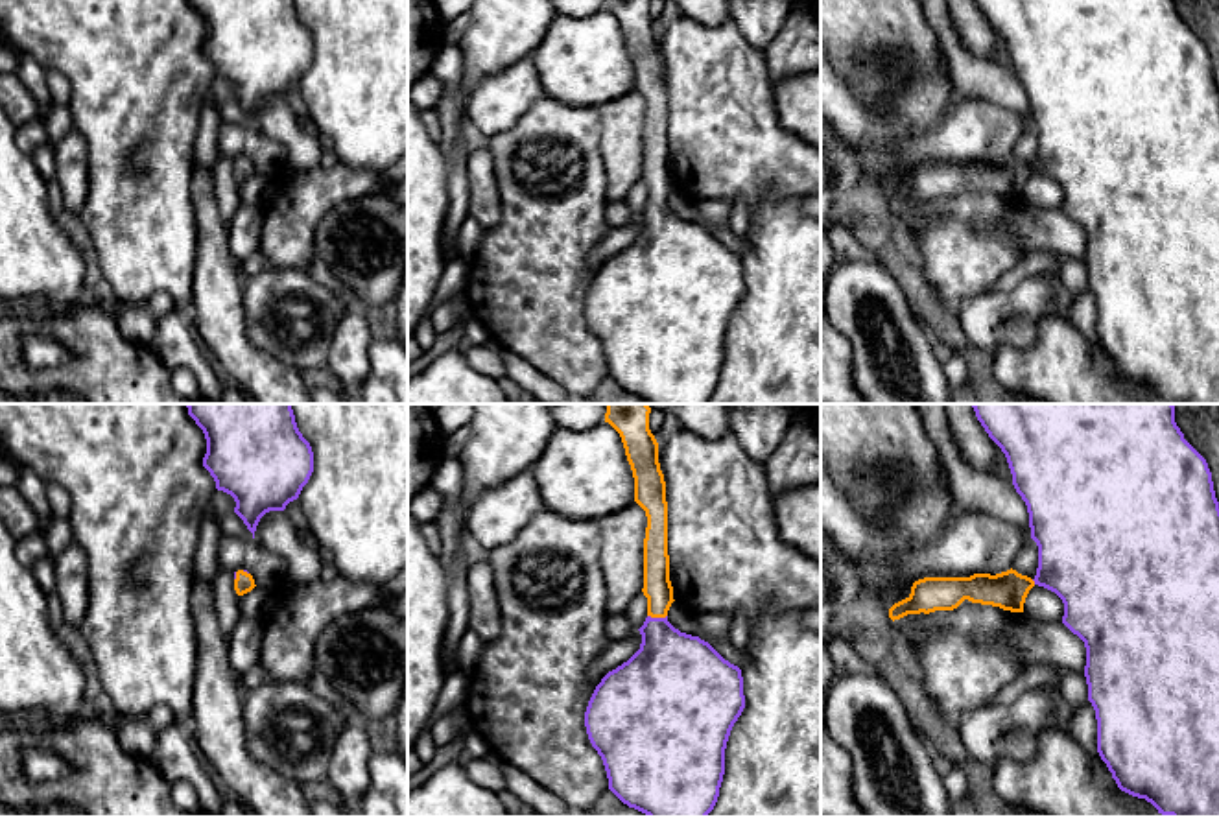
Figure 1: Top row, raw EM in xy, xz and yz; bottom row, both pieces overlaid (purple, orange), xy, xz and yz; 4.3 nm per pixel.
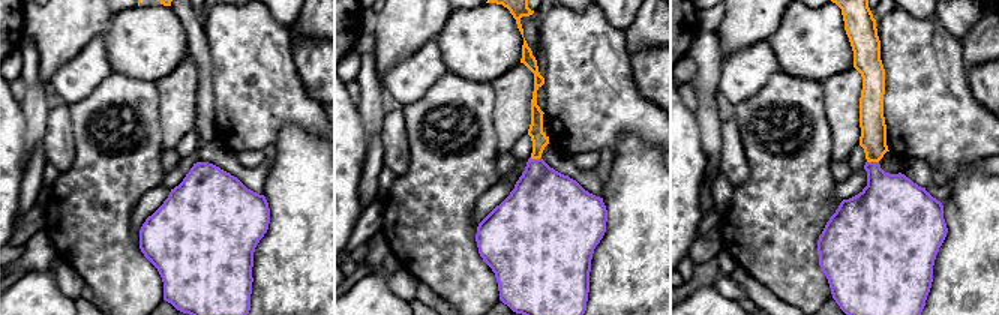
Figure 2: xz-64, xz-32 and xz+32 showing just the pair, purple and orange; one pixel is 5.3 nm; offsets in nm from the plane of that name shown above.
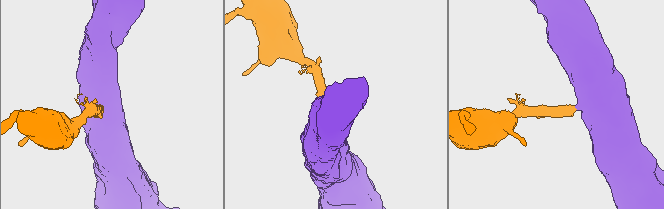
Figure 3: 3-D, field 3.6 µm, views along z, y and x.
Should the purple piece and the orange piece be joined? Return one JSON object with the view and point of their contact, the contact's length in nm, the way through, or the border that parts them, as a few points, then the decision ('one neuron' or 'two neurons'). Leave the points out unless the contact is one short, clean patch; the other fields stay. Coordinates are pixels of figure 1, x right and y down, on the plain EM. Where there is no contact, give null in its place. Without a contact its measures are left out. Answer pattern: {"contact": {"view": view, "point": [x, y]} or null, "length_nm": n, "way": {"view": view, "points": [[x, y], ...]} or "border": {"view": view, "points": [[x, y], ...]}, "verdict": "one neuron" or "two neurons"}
{"contact": {"view": "xz", "point": [657, 205]}, "length_nm": 90, "way": {"view": "xz", "points": [[672, 260], [657, 220], [657, 205], [657, 174]]}, "verdict": "one neuron"}

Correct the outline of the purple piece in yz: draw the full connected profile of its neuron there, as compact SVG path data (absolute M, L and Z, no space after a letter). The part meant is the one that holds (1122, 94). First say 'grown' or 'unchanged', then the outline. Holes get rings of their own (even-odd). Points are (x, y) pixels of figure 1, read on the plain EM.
grown; M976 0L988 24L1007 44L1012 72L1027 92L1031 125L1038 133L1038 155L1031 166L1007 157L996 162L924 164L913 170L911 181L889 195L889 205L953 197L965 186L1024 199L1029 177L1038 172L1055 179L1064 190L1062 210L1086 234L1084 264L1088 288L1097 306L1097 339L1107 350L1118 374L1132 384L1145 385L1158 400L1171 404L1219 404L1219 89L1206 46L1184 26L1175 0Z

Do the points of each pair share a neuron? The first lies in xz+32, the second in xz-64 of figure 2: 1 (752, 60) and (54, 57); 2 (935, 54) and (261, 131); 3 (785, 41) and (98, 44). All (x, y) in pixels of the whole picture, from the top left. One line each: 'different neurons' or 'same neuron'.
1: different neurons
2: same neuron
3: different neurons

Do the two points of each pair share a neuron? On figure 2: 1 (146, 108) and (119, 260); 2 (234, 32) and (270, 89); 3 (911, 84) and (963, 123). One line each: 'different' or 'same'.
1: same
2: same
3: same

